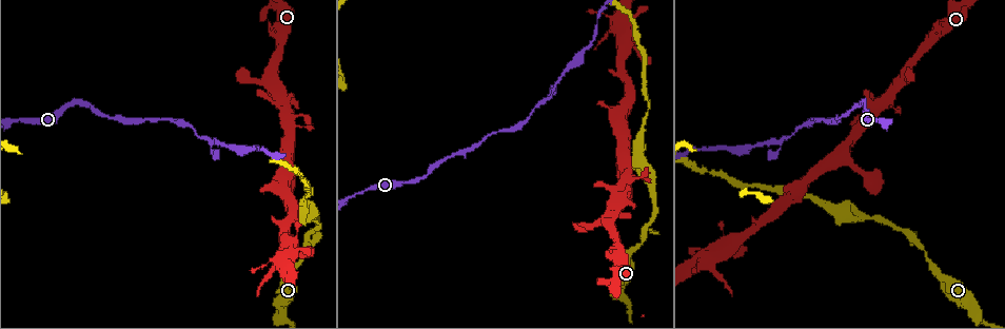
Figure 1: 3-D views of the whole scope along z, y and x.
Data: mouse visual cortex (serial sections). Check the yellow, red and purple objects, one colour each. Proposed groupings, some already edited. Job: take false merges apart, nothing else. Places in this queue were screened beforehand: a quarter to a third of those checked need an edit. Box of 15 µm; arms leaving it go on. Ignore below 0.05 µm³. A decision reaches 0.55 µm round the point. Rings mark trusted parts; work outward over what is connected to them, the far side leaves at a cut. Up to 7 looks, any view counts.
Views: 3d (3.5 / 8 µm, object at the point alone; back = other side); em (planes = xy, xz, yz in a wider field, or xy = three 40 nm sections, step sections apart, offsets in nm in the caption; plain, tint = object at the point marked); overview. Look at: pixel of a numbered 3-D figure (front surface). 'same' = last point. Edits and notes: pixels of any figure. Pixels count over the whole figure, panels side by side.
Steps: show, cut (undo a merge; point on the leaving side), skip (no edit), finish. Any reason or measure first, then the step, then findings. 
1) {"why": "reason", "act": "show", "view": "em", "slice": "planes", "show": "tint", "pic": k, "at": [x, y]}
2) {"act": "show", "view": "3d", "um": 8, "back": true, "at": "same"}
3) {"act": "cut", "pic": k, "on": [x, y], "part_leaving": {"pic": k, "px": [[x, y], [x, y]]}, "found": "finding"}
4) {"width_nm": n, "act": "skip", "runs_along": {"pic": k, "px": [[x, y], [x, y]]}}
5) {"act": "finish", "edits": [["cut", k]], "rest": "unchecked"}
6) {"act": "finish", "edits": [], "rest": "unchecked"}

{"why": "narrows sharply", "act": "show", "view": "3d", "um": 3.5, "pic": 1, "at": [642, 244]}

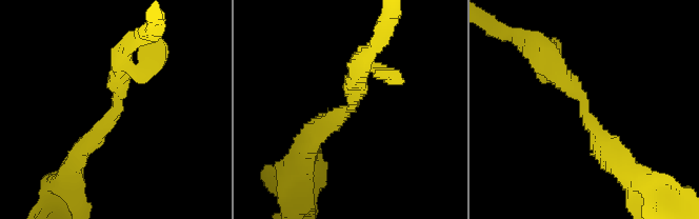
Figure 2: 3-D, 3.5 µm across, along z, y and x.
{"arm_widths_nm": [250, 300], "why": "shape alone is not enough", "act": "show", "view": "em", "slice": "xy", "step": 3, "show": "tint", "pic": 2, "at": [119, 107]}

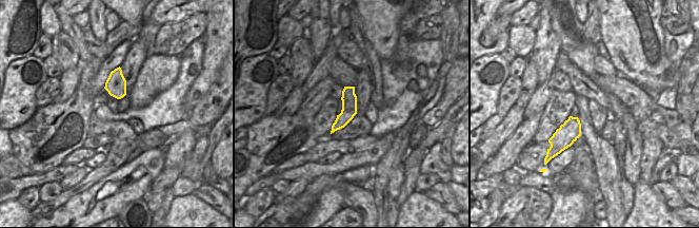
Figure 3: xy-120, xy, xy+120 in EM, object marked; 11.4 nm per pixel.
{"act": "skip", "found": "all the same cell"}

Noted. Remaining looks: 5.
{"why": "thick turns thin", "act": "show", "view": "3d", "um": 3.5, "pic": 1, "at": [640, 141]}

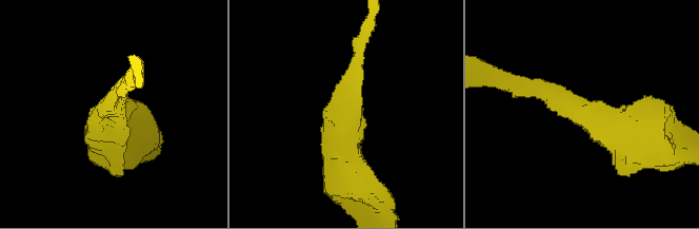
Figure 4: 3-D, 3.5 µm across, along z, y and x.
{"arm_widths_nm": [200, 500], "act": "show", "view": "em", "slice": "planes", "show": "tint", "pic": 4, "at": [349, 104]}

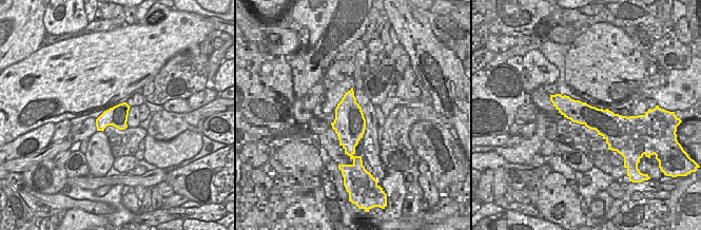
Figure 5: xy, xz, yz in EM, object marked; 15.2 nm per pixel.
{"act": "skip", "runs_along": {"pic": 4, "px": [[637, 132], [516, 90]]}, "found": "all the same cell"}

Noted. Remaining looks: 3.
{"why": "arms run side by side", "act": "show", "view": "3d", "um": 3.5, "pic": 1, "at": [211, 141]}

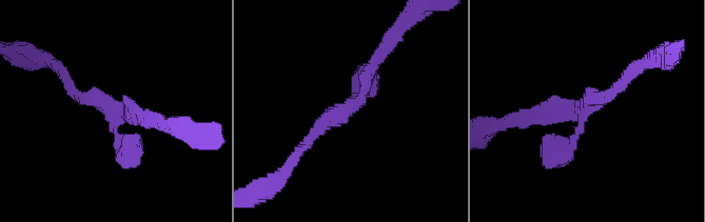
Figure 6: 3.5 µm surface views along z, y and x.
{"act": "show", "view": "em", "slice": "xy", "step": 3, "show": "tint", "pic": 6, "at": [582, 109]}

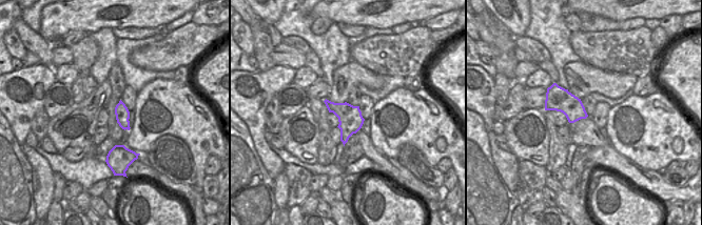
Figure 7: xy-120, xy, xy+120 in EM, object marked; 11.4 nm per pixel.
{"arm_widths_nm": [150, 200, 300], "act": "skip", "found": "all the same cell"}

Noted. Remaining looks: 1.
{"act": "finish", "edits": [], "rest": "unchecked"}

